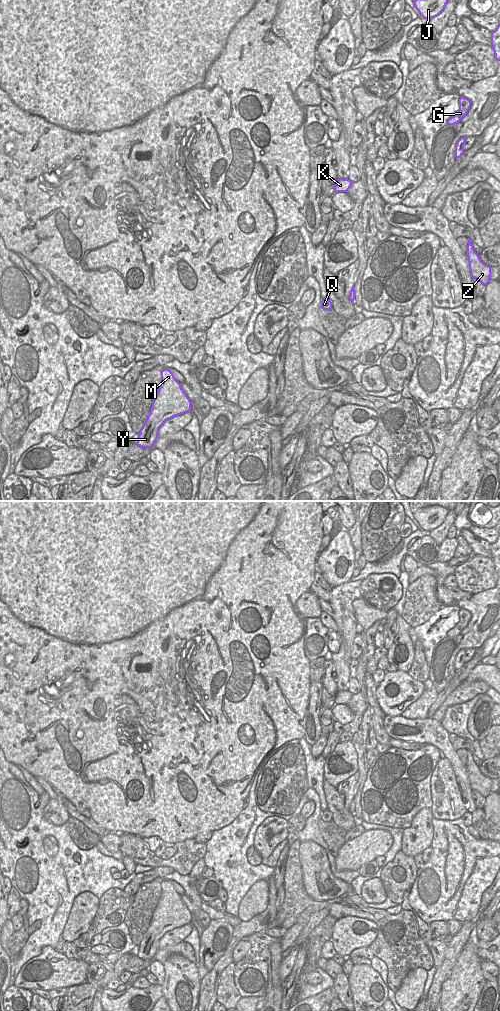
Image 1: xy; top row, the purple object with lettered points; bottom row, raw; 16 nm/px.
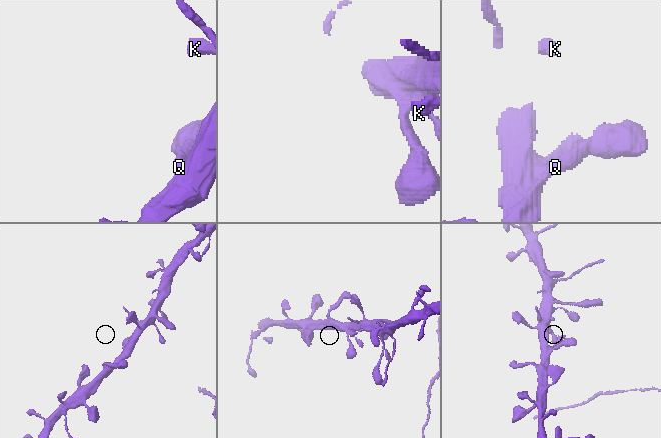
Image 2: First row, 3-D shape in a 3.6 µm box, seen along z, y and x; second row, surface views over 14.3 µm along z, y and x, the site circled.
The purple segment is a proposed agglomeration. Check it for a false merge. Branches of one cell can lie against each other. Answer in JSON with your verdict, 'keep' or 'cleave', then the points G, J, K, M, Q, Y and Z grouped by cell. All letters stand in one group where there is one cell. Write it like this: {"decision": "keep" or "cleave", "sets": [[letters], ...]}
{"decision": "keep", "sets": [["G", "J", "K", "M", "Q", "Y", "Z"]]}

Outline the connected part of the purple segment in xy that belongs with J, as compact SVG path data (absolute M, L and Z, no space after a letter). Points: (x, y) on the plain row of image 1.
M433 505L418 509L413 516L423 530L430 532L445 521L447 514L447 508Z

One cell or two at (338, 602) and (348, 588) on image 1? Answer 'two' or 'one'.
one

